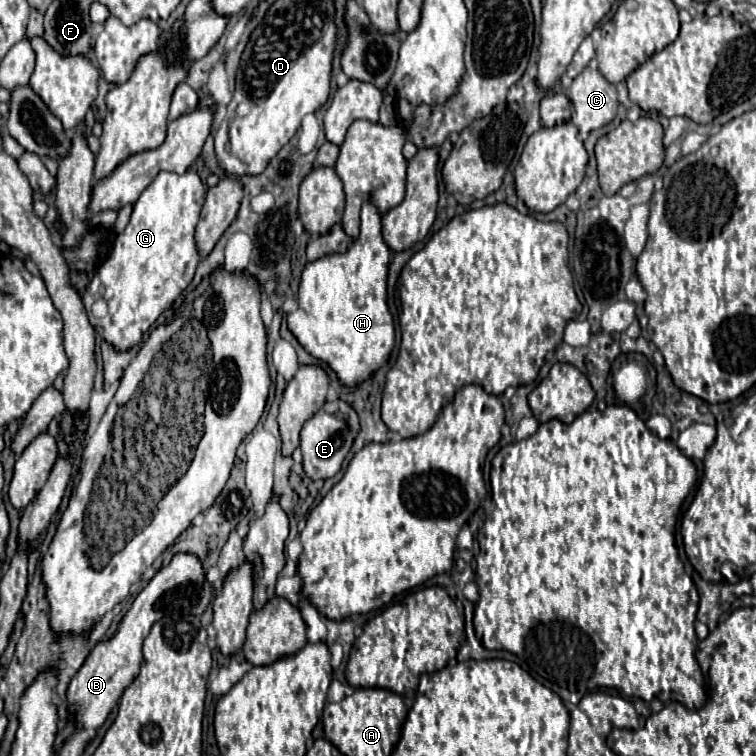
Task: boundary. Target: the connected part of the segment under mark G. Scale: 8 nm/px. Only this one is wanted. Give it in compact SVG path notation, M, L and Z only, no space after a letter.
M189 169L185 175L175 175L161 171L155 181L141 193L133 207L133 215L123 233L117 235L109 259L99 265L95 277L91 279L87 293L83 295L83 305L93 327L99 327L101 337L117 351L129 351L135 347L143 333L159 319L159 315L173 307L177 297L189 287L199 263L199 253L195 249L195 227L205 201L205 189L199 175Z

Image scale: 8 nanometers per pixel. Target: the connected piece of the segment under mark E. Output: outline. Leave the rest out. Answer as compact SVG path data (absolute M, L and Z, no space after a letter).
M327 401L309 421L305 421L305 425L301 429L301 451L303 451L305 473L313 481L333 477L341 469L341 465L343 465L355 437L359 435L359 431L361 431L359 415L349 403Z

